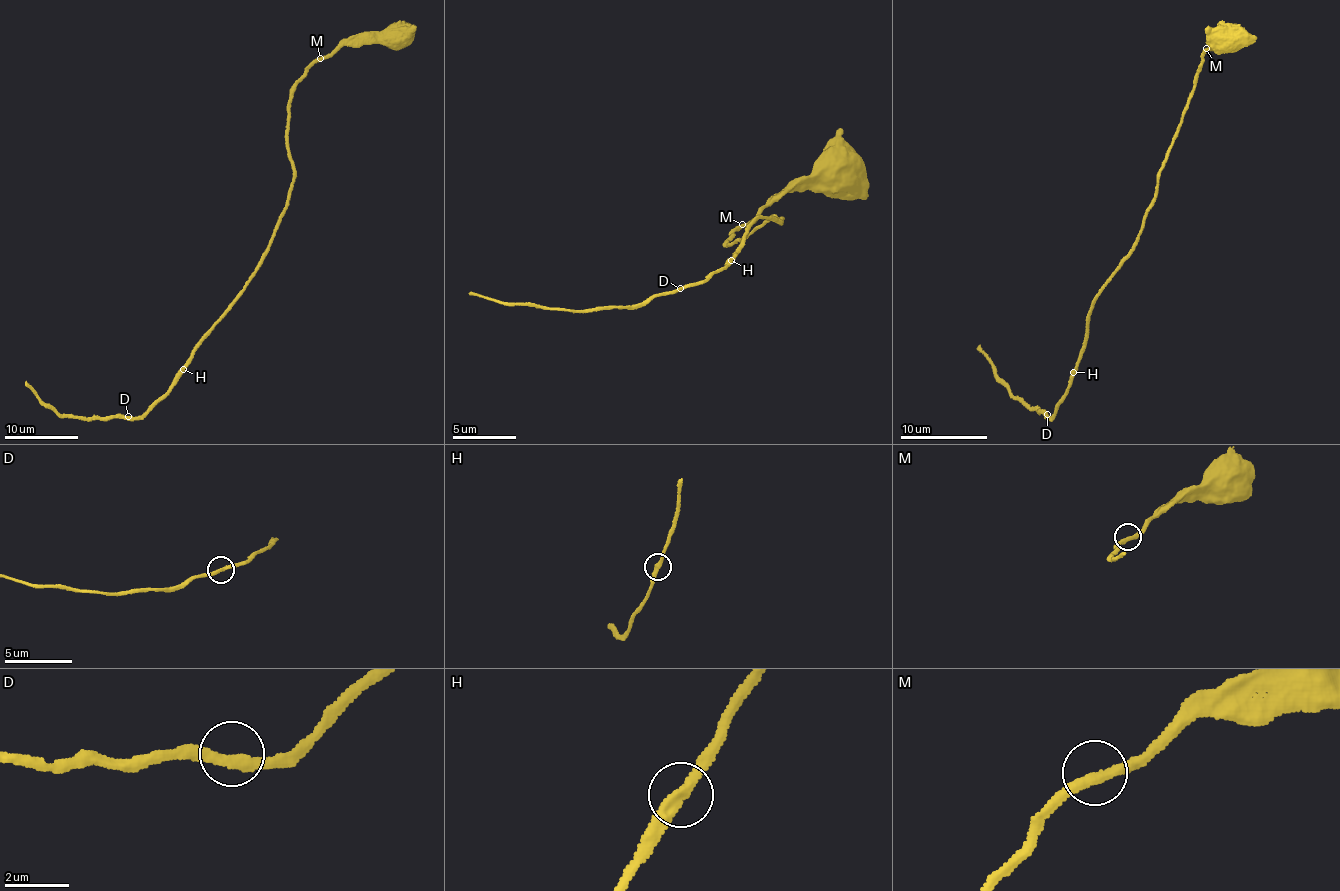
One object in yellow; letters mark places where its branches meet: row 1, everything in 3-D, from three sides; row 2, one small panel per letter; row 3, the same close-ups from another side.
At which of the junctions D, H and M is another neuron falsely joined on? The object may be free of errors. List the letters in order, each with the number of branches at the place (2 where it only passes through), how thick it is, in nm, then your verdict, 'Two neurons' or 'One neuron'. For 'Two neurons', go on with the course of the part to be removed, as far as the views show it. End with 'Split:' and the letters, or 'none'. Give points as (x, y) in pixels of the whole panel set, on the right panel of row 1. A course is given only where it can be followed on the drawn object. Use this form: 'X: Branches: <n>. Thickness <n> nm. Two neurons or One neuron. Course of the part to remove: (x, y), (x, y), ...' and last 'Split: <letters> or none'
D: Branches: 2. Thickness 280 nm. One neuron
H: Branches: 2. Thickness 280 nm. One neuron
M: Branches: 2. Thickness 320 nm. One neuron
Split: none

